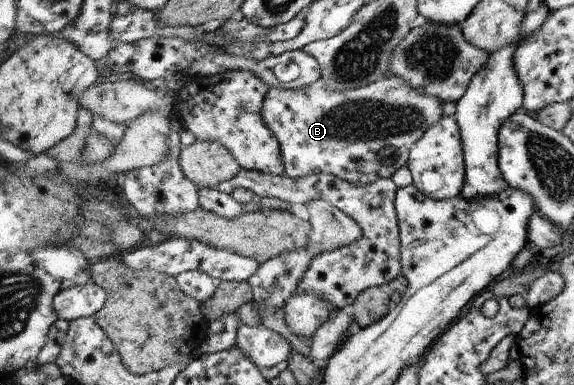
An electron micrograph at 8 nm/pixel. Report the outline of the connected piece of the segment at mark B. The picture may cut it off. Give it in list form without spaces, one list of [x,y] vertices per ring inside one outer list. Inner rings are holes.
[[[394,75],[350,91],[332,91],[320,79],[300,89],[271,87],[263,99],[262,118],[279,140],[288,177],[324,173],[367,186],[379,178],[391,178],[396,170],[407,165],[415,143],[443,118],[442,105],[443,100],[436,99],[436,95],[428,95]]]

